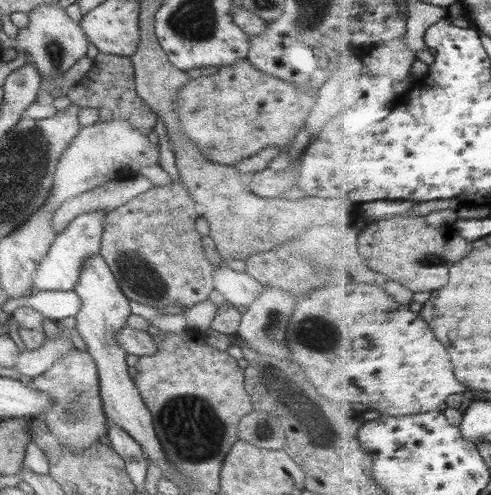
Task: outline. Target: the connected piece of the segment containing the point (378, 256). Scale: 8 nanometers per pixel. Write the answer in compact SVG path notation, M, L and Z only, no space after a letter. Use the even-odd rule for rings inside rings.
M397 215L387 217L377 221L363 222L361 228L365 228L359 234L359 251L365 263L373 270L377 270L381 274L387 275L391 280L401 283L413 292L429 292L432 293L439 288L449 284L450 270L453 264L457 264L459 260L463 260L471 250L474 250L473 244L469 244L469 240L462 238L456 233L453 225L444 225L432 228L424 217L407 217Z

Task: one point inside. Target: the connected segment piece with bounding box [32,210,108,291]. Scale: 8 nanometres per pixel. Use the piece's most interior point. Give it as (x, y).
(59, 270)

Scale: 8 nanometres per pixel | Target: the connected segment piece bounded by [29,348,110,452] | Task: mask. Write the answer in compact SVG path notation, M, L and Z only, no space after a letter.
M75 348L67 353L61 353L57 361L53 362L45 372L35 376L29 385L37 391L47 393L55 402L56 410L43 412L40 416L47 423L49 431L72 452L89 447L91 443L99 441L99 436L107 434L110 423L103 414L95 363L87 351Z

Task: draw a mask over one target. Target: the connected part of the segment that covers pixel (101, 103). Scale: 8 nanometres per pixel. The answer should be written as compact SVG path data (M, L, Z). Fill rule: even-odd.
M98 52L92 59L89 70L65 92L72 104L78 107L95 108L99 112L99 120L125 120L145 136L155 125L155 114L149 109L139 96L134 84L134 70L132 62L127 56L119 56Z

